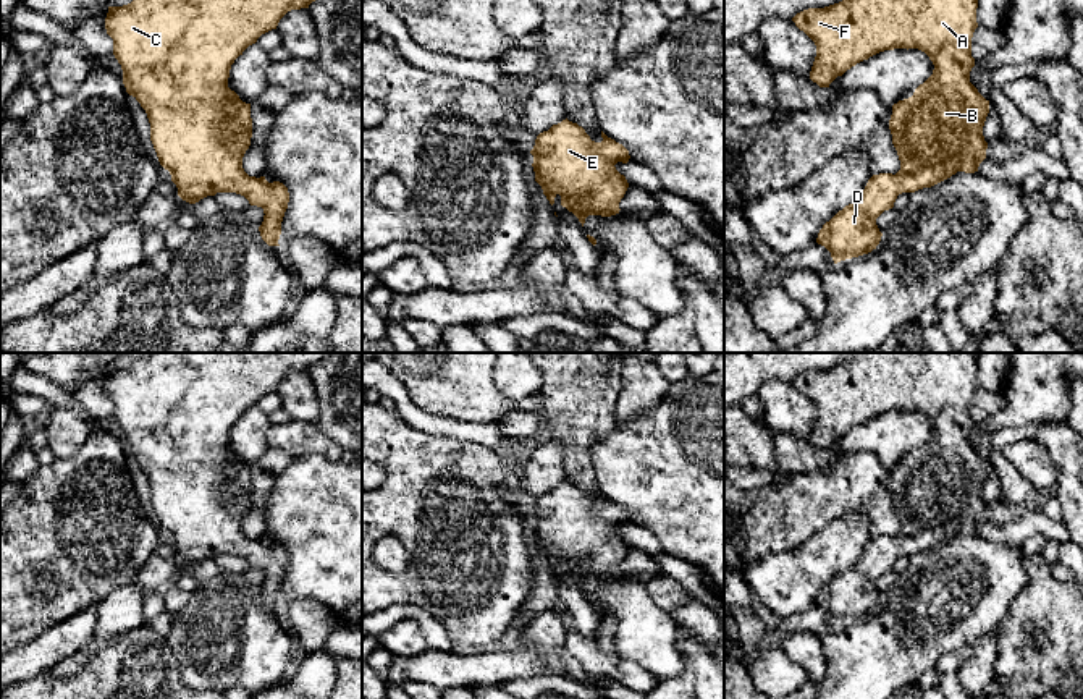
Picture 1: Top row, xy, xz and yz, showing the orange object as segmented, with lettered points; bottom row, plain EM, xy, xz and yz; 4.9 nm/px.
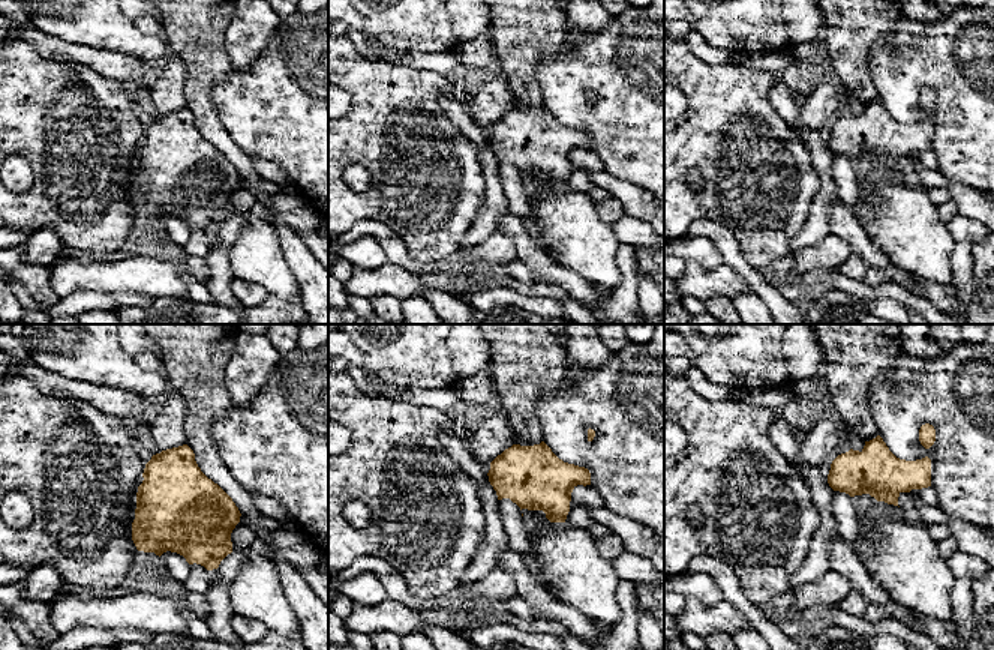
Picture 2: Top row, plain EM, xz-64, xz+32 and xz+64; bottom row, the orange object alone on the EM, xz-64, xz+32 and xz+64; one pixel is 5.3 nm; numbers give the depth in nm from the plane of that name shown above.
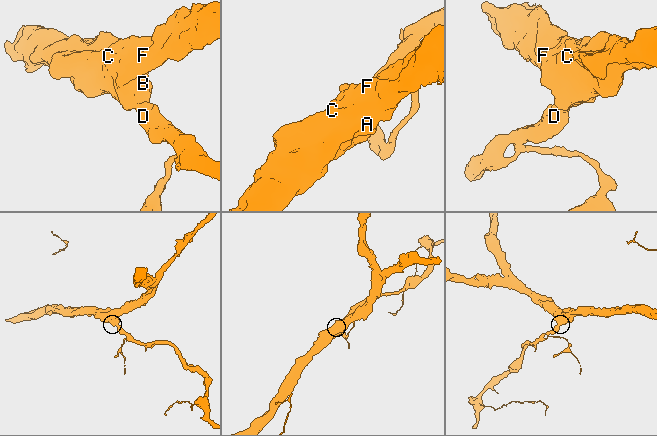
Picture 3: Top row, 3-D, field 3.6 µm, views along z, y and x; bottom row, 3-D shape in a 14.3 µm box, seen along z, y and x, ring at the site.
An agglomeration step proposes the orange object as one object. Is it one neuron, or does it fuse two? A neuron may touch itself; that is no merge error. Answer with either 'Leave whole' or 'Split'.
Leave whole

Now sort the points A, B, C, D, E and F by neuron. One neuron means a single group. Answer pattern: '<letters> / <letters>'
A B C D E F

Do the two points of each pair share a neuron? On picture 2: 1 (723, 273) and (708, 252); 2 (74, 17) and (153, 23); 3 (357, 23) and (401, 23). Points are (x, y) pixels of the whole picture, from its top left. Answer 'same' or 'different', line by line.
1: different
2: different
3: different

